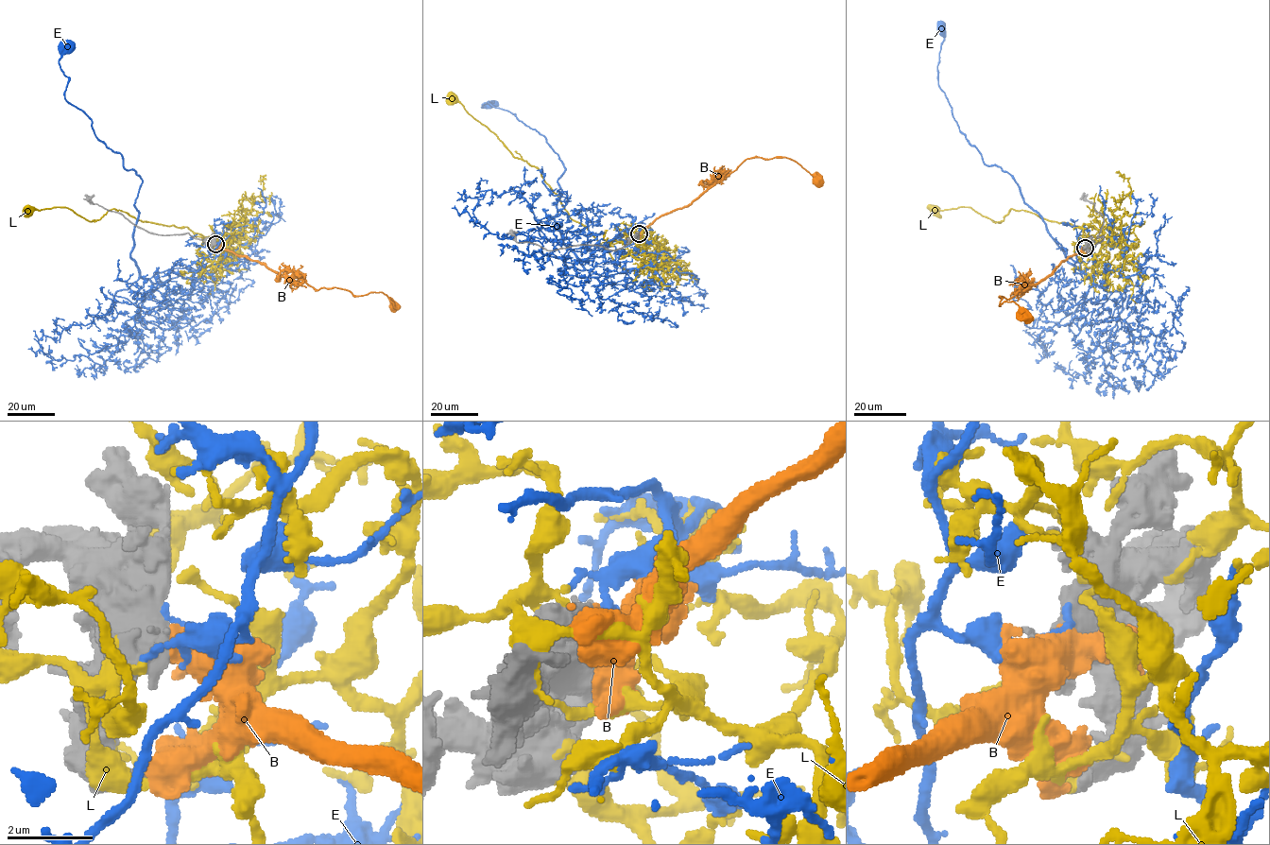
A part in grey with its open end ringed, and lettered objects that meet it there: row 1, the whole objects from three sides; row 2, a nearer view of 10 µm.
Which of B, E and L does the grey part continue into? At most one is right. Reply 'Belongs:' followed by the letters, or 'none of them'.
Belongs: B

